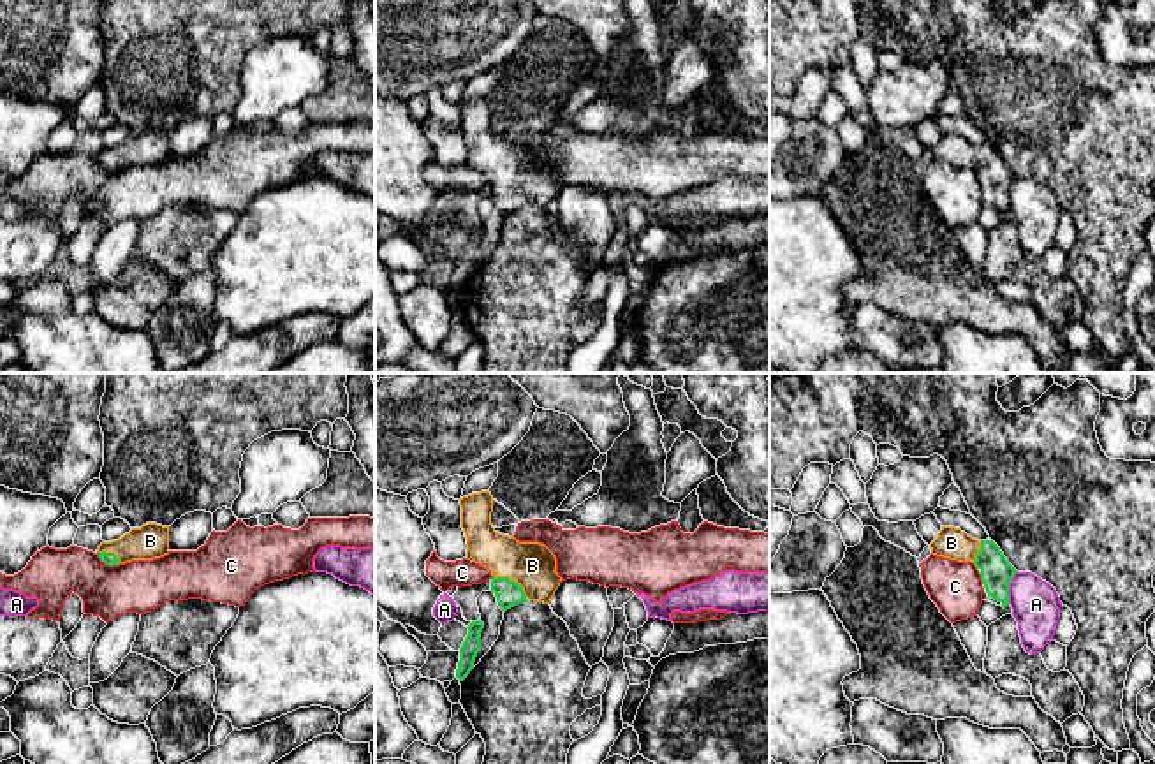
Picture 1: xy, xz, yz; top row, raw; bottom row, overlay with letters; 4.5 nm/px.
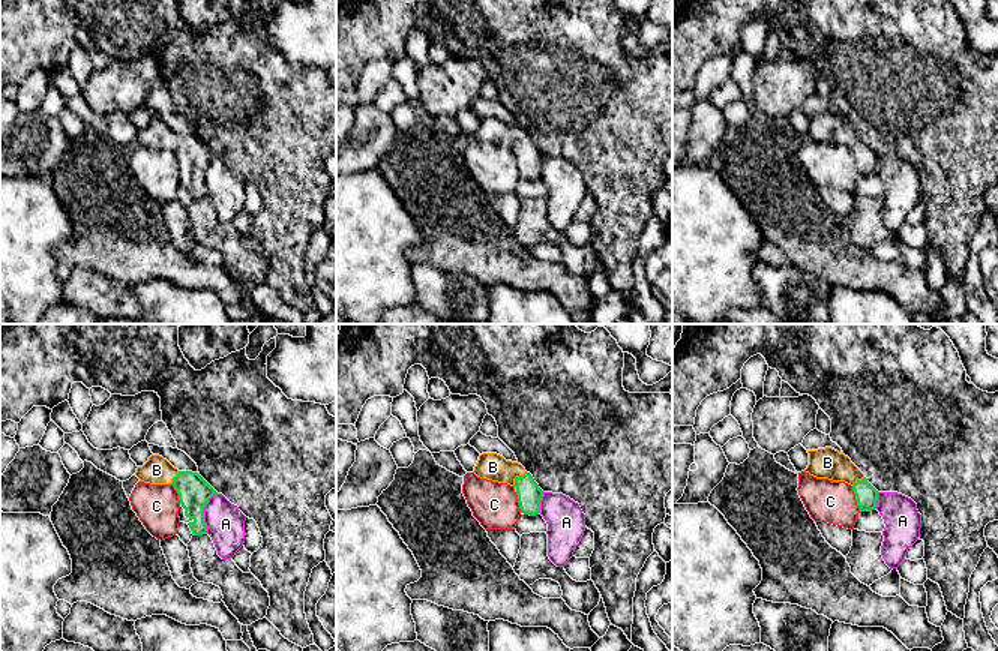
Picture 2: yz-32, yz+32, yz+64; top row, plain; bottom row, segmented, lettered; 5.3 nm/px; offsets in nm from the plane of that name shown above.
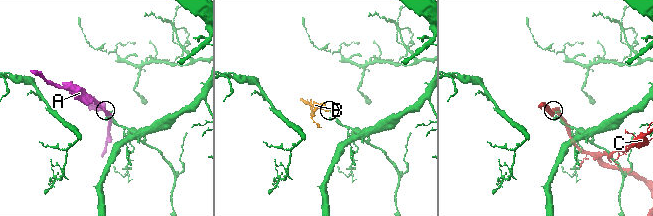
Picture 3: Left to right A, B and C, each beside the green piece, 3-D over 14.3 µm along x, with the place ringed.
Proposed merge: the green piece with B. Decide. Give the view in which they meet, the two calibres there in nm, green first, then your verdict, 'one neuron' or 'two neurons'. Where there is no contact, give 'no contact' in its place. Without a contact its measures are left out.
contact in xz; calibres 120 and 200 nm; one neuron

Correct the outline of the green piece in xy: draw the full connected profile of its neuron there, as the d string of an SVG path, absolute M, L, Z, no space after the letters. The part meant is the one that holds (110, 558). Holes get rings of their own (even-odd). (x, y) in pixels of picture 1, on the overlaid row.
M146 523L132 528L121 539L102 542L97 549L106 565L120 565L132 560L153 560L169 553L169 526Z

